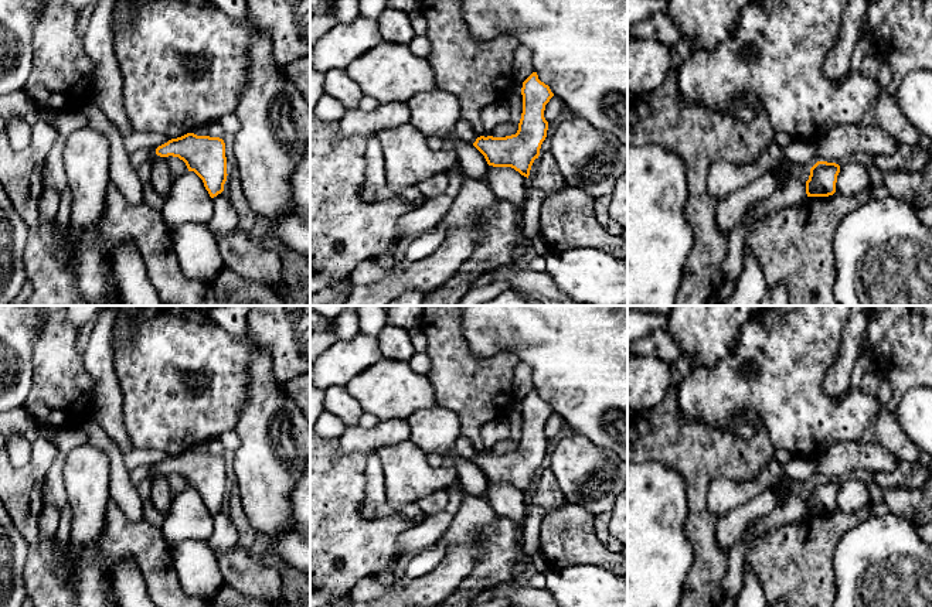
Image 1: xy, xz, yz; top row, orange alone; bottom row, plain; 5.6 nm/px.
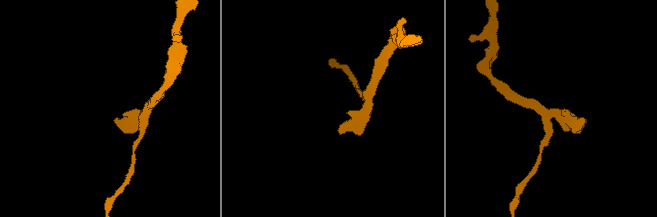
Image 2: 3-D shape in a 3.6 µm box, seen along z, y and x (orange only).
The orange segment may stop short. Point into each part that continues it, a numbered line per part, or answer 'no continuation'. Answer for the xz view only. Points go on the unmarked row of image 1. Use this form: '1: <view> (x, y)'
1: xz (463, 449)

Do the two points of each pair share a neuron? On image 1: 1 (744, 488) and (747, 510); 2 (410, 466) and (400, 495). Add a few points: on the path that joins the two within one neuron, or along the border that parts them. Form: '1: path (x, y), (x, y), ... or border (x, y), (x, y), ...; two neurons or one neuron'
1: border (769, 487), (735, 505), (720, 518); two neurons
2: path (408, 473), (408, 478), (401, 488); one neuron

